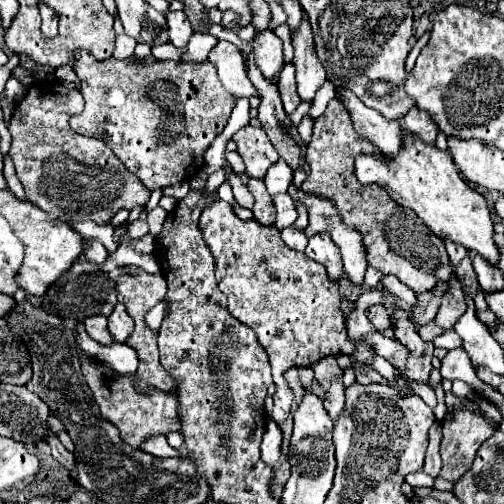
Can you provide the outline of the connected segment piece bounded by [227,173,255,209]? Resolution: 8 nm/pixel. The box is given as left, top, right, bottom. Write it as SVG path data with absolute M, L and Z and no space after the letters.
M231 173L227 181L229 181L231 187L233 187L233 197L235 197L235 201L237 201L241 207L251 209L253 203L255 203L255 199L253 199L253 195L249 193L249 189L241 183L241 179L237 179L237 173Z

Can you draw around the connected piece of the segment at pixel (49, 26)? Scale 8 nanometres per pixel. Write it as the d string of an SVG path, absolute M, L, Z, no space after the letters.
M39 3L39 13L41 13L41 19L43 19L43 25L41 25L43 37L55 37L59 17L55 15L55 11L51 11L51 7L47 7L47 3Z

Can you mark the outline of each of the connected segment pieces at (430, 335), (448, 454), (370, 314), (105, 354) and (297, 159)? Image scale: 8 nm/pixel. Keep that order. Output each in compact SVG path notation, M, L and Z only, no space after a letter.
M429 321L425 325L419 325L419 335L427 341L433 341L435 337L439 337L443 333L443 329L439 329L439 325L435 321Z
M451 411L443 419L443 439L441 439L441 459L443 467L439 477L457 483L471 467L477 449L495 433L497 425L491 427L481 415L471 411Z
M373 305L369 311L367 311L367 319L373 323L373 327L381 333L385 331L389 325L391 325L391 317L387 313L387 309L383 305Z
M77 325L77 341L79 347L89 353L91 357L99 359L99 361L107 361L109 367L113 367L115 371L123 373L123 375L131 375L137 371L137 353L125 345L125 343L111 343L111 345L99 345L97 341L93 341L87 333L85 333L85 325Z
M247 59L249 67L249 79L255 85L255 89L261 95L261 105L259 105L259 119L263 123L263 129L277 149L277 153L287 161L291 169L305 169L305 145L301 143L301 137L297 133L297 127L291 125L289 115L283 111L281 97L275 85L271 85L261 71L255 67L253 59Z

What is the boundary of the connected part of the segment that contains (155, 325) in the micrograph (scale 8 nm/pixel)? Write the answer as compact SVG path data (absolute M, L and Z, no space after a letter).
M163 299L159 305L155 305L149 313L147 313L147 325L153 329L153 331L157 331L159 329L159 325L161 325L161 321L163 321L163 317L169 313L169 305L167 305L167 301Z

